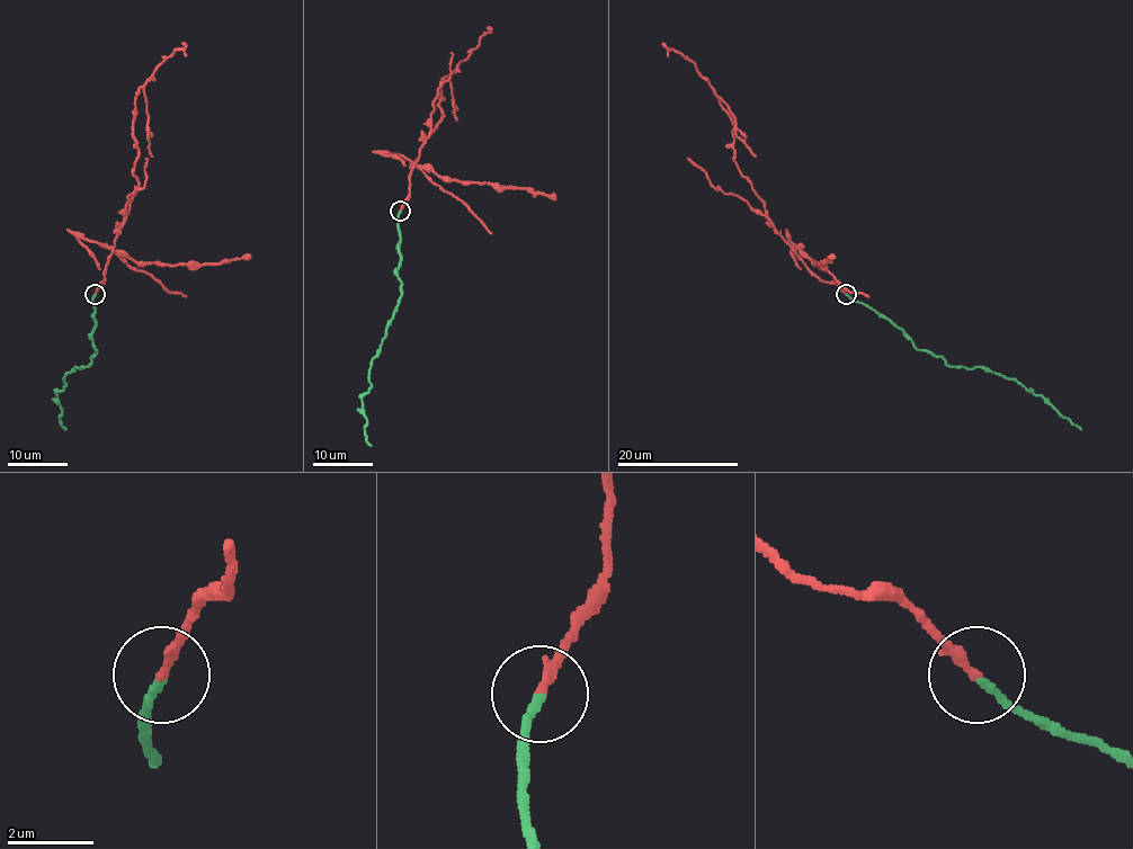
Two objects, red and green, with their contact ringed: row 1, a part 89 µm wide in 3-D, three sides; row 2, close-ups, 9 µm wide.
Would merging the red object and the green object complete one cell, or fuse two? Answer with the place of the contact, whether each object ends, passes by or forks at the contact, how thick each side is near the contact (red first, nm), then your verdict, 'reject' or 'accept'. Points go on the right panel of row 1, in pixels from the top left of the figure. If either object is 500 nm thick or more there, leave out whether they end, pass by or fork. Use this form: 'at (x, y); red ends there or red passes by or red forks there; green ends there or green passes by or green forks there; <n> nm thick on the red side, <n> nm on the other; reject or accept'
at (846, 294); red ends there; green ends there; 240 nm thick on the red side, 190 nm on the other; reject

